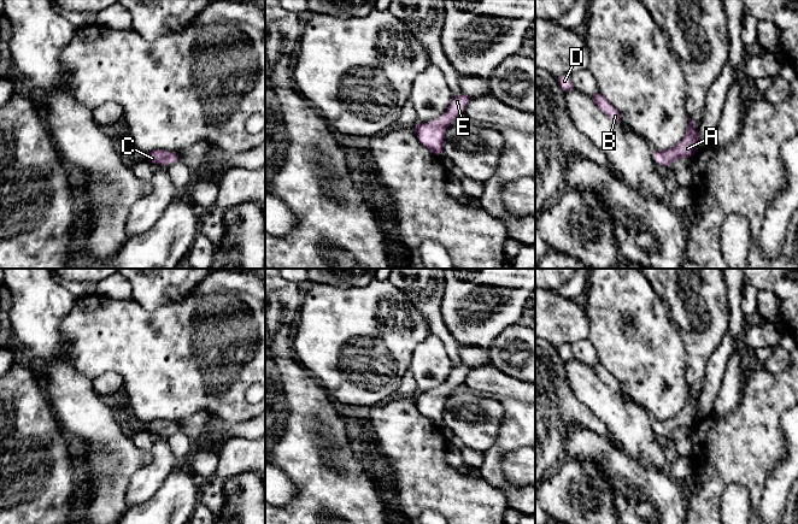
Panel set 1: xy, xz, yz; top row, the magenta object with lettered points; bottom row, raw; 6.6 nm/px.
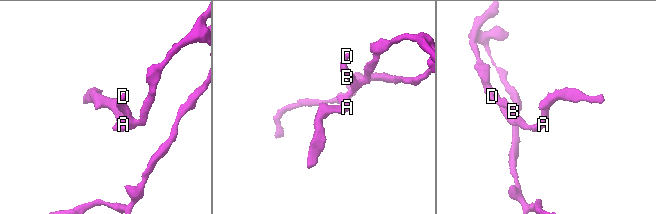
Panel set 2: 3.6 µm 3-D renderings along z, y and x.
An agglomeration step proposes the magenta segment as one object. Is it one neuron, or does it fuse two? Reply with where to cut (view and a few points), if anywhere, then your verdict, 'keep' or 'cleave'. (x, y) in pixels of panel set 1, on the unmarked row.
no cut; keep

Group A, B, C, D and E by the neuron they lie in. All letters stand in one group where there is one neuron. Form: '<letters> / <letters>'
A B C D E

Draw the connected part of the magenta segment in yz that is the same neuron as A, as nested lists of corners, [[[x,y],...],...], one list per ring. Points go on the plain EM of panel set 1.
[[[688,387],[688,396],[685,407],[670,419],[664,422],[653,420],[653,430],[657,434],[663,434],[665,437],[669,437],[675,429],[693,426],[697,413],[699,408],[699,402],[696,400],[696,396],[692,389]]]

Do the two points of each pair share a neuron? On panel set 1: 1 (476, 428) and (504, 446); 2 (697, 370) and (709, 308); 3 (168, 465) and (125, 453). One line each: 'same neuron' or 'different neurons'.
1: different neurons
2: same neuron
3: different neurons

